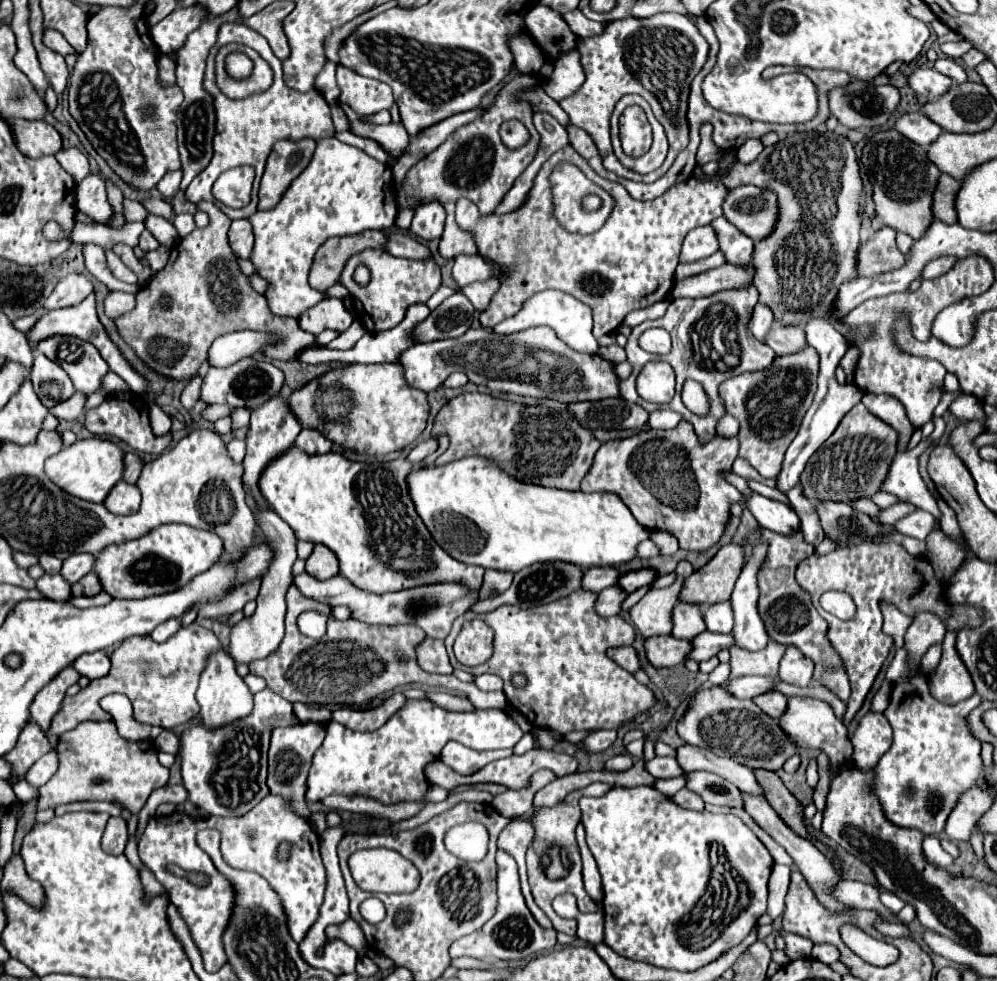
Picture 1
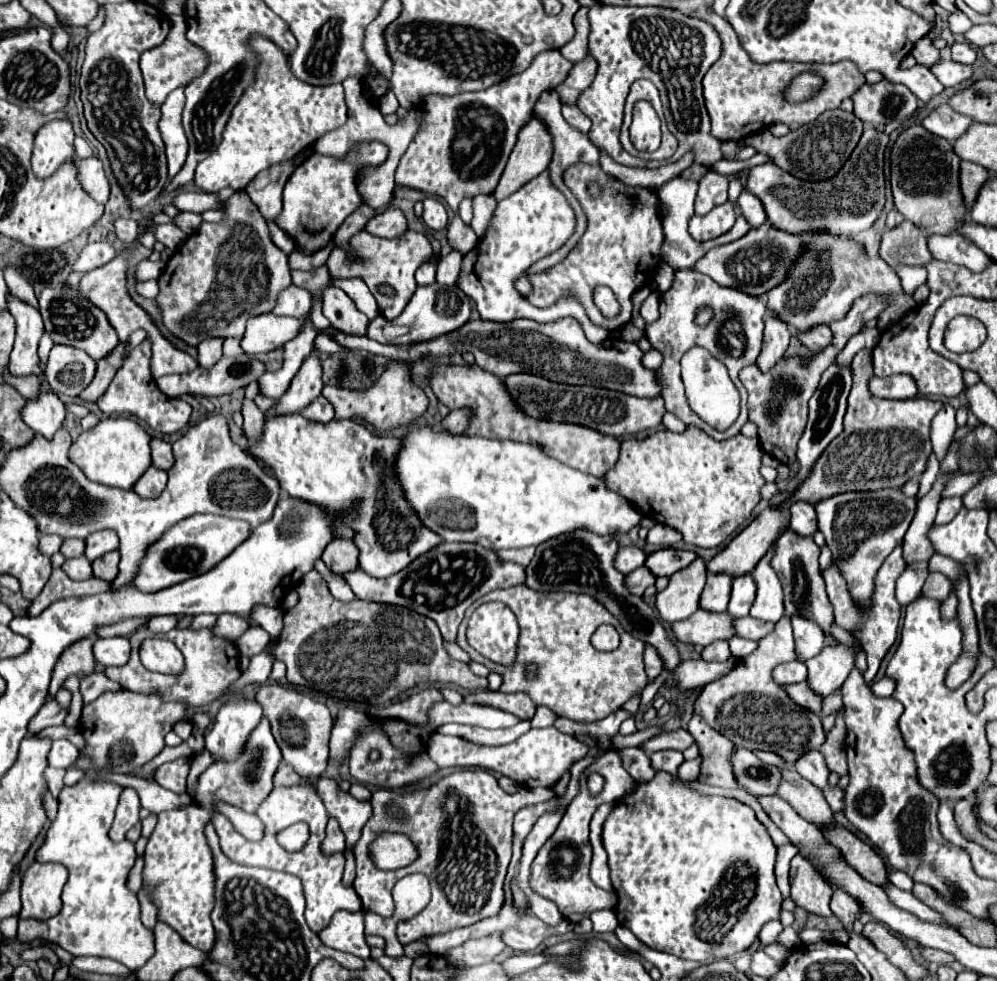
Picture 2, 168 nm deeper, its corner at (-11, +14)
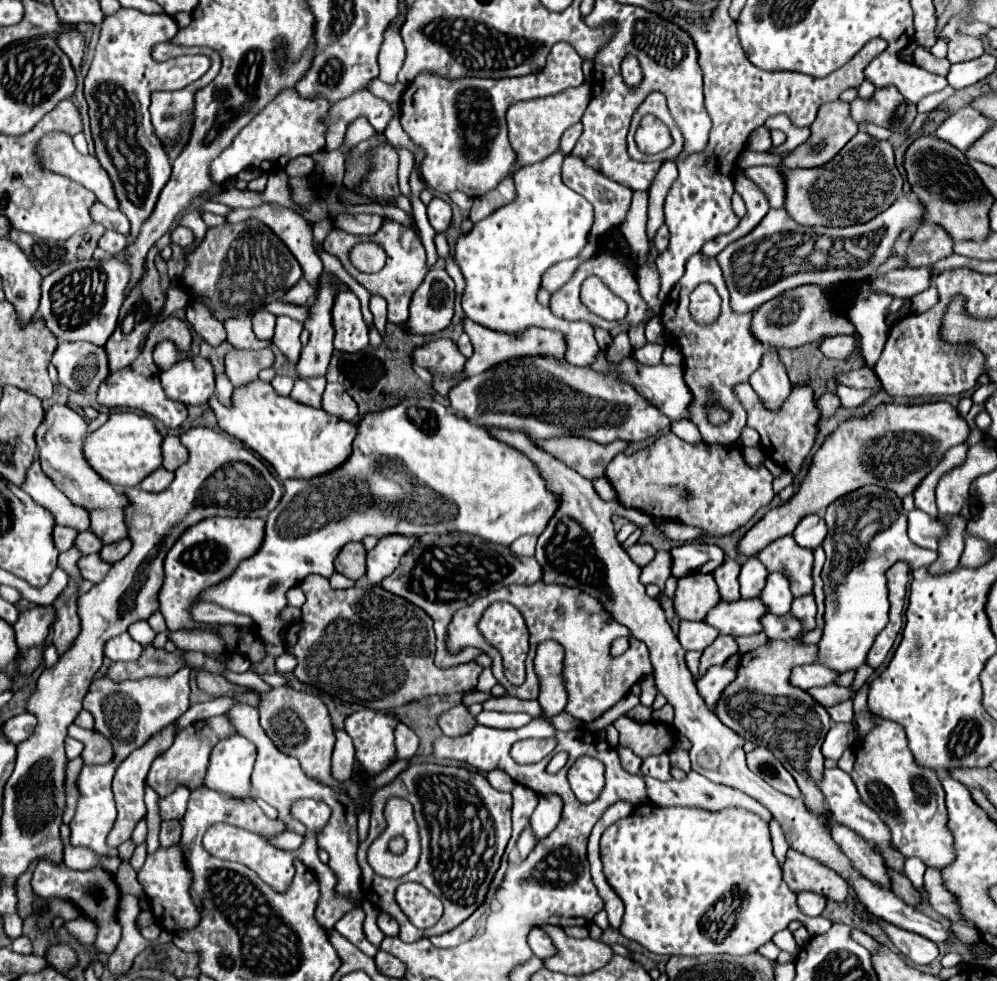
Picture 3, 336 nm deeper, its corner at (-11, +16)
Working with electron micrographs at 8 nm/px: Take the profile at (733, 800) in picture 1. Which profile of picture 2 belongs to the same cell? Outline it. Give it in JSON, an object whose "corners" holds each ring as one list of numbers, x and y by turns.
{"corners":[[738,750,732,756,732,772,736,776,736,782,754,796,774,794,780,780,780,768,764,764,750,750]]}

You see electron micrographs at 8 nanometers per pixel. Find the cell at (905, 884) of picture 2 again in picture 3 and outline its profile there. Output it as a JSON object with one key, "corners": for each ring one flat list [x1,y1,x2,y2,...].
{"corners":[[908,858,904,864,904,876,908,876,918,890,922,890,922,886,924,886,924,882,922,882,924,870,926,870,926,866,918,858]]}

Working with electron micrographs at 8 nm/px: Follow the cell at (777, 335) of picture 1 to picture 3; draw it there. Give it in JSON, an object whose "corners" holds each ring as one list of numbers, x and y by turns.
{"corners":[[828,336,822,340,820,350,824,356,834,360,848,360,856,354,856,340,854,336]]}

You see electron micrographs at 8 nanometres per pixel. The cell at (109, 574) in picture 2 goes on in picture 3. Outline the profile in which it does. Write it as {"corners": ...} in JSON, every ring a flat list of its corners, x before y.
{"corners":[[124,538,124,540,118,540,118,542,106,544,106,546,102,548,100,556,102,556,104,560,110,560,110,564,114,564,114,562,122,560,122,558,130,552,130,548,132,548,132,540,130,540,130,538]]}

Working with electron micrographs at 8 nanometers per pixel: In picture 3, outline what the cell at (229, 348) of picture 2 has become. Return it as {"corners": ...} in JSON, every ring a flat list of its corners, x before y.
{"corners":[[236,316,224,320,224,328,228,332,228,342,236,348,268,348,272,342,258,340,252,332,250,316]]}

